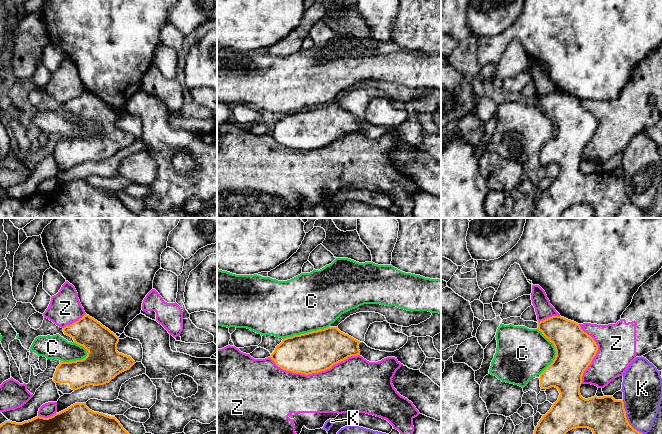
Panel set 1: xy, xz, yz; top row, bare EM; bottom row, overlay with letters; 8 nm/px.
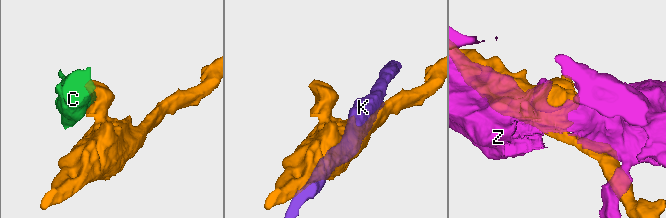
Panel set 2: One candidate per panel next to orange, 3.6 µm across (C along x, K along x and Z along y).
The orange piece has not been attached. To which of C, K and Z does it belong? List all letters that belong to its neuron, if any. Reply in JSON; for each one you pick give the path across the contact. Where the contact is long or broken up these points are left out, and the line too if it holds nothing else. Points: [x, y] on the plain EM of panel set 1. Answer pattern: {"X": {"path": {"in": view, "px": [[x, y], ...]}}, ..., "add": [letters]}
{"add": []}

